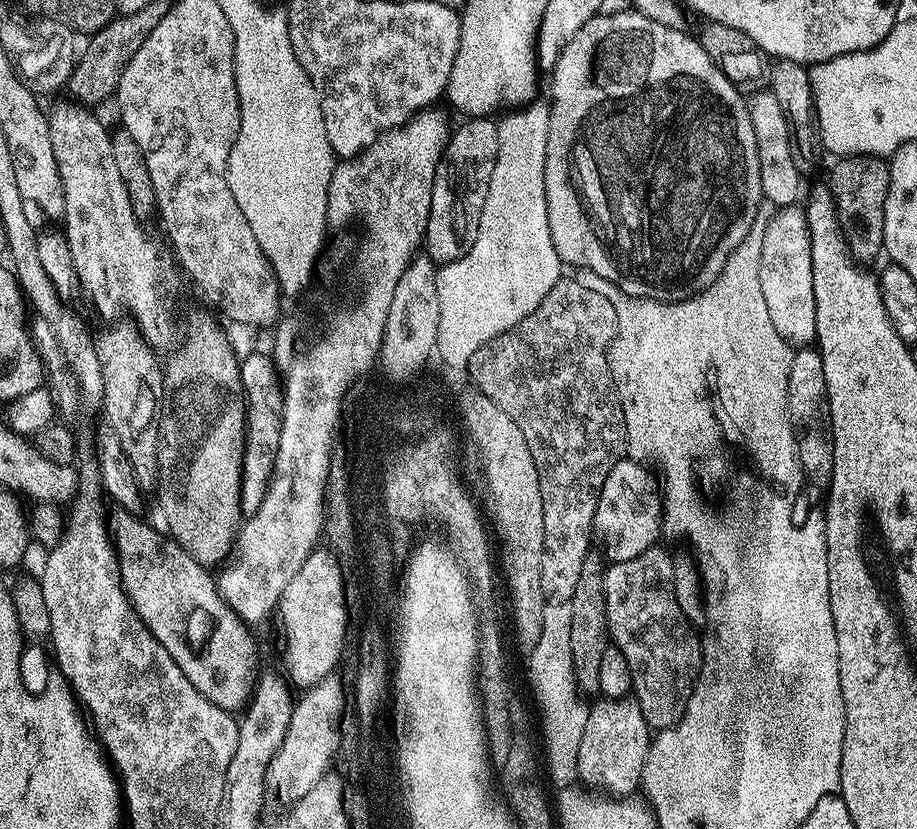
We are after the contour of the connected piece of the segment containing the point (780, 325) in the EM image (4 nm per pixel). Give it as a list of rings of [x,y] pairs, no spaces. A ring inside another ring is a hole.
[[[789,206],[779,209],[777,216],[767,221],[762,238],[762,254],[758,266],[758,282],[762,282],[762,298],[766,298],[766,310],[774,330],[793,346],[808,346],[816,339],[816,311],[814,310],[814,280],[810,270],[810,234],[804,217],[804,208]]]

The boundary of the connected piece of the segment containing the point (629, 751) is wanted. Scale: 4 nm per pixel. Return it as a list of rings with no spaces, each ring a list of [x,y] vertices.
[[[600,698],[597,704],[588,709],[587,719],[584,720],[581,746],[578,748],[577,773],[579,779],[589,784],[587,787],[605,788],[605,793],[616,798],[624,798],[632,791],[641,787],[644,778],[644,763],[648,757],[650,743],[650,729],[642,718],[642,710],[632,698]]]

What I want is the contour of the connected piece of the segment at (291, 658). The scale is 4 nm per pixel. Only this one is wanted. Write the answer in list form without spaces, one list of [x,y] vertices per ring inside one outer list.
[[[317,547],[302,562],[302,568],[290,580],[279,600],[278,615],[284,623],[284,664],[293,685],[314,685],[333,671],[350,623],[340,561],[331,551],[322,548]]]

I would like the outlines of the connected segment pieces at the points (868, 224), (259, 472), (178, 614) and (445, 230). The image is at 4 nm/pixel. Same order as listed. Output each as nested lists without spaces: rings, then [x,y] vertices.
[[[845,156],[835,163],[830,187],[832,199],[836,201],[840,229],[853,258],[861,265],[871,265],[871,260],[884,251],[884,215],[890,186],[888,164],[879,156]]]
[[[267,351],[252,352],[240,362],[240,381],[244,387],[246,419],[244,422],[244,457],[242,458],[242,478],[240,479],[240,514],[247,518],[254,515],[266,497],[268,480],[271,478],[272,464],[278,451],[281,427],[282,376]]]
[[[121,507],[115,511],[113,516],[111,513],[107,517],[106,523],[129,602],[192,685],[214,702],[214,706],[239,713],[249,703],[258,676],[256,640],[248,633],[249,625],[224,601],[213,573],[177,540],[139,520],[137,513]]]
[[[492,118],[466,120],[457,132],[455,129],[449,135],[434,174],[428,228],[424,232],[422,248],[438,266],[462,258],[470,246],[474,246],[482,206],[490,190],[490,174],[494,174],[494,162],[498,162],[497,121]]]

